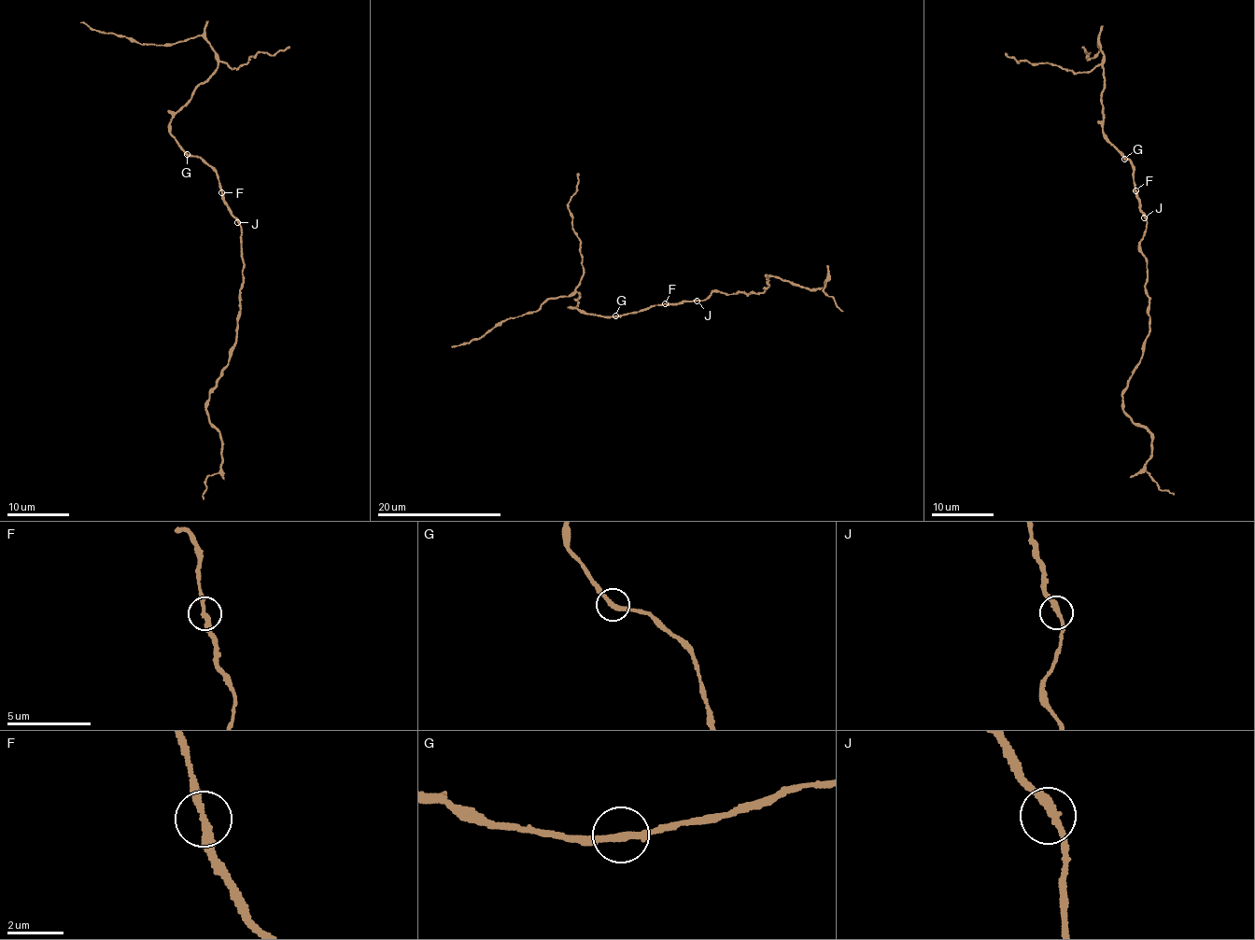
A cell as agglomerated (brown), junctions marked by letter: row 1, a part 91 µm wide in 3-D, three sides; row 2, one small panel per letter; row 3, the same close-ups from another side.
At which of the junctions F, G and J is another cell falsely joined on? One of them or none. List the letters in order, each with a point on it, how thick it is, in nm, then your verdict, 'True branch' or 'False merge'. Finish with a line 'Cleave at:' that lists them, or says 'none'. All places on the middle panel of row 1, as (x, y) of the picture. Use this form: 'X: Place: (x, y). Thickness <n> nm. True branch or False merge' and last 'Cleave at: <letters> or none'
F: Place: (665, 303). Thickness 240 nm. True branch
G: Place: (615, 315). Thickness 240 nm. True branch
J: Place: (697, 301). Thickness 240 nm. True branch
Cleave at: none

